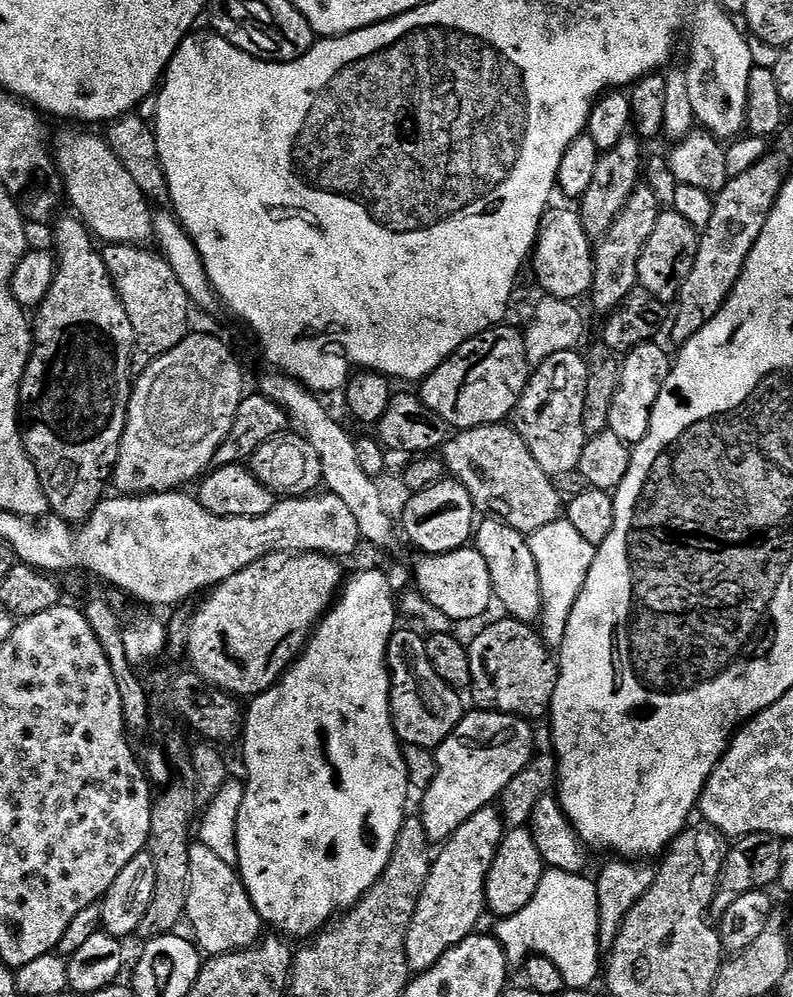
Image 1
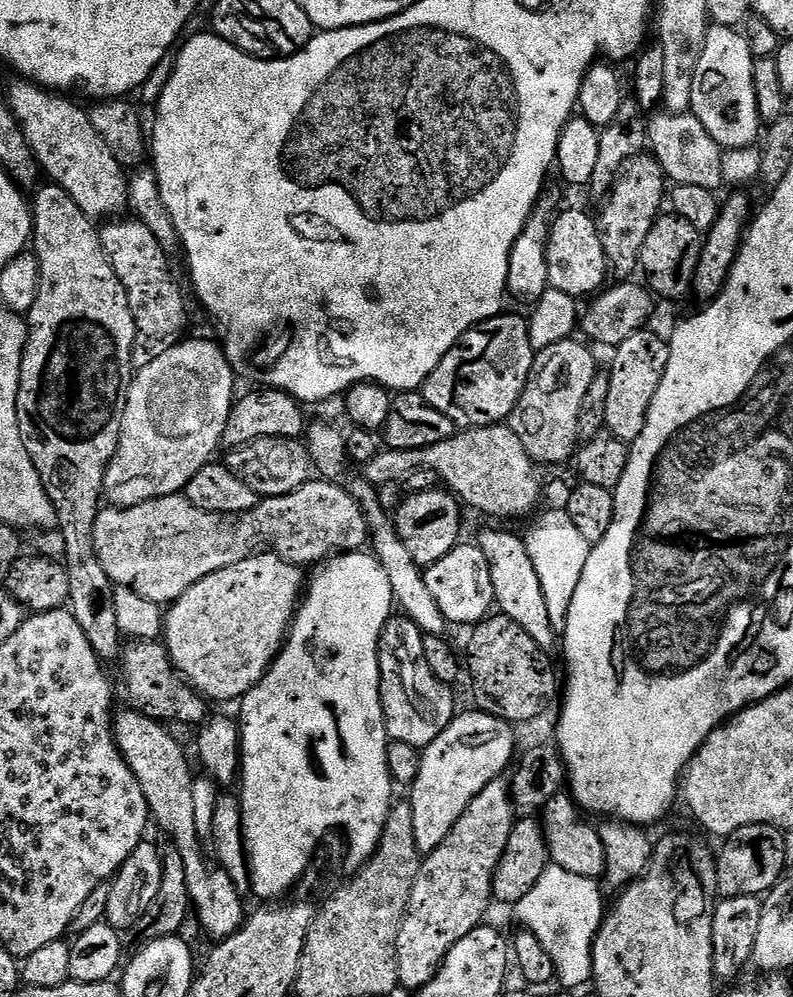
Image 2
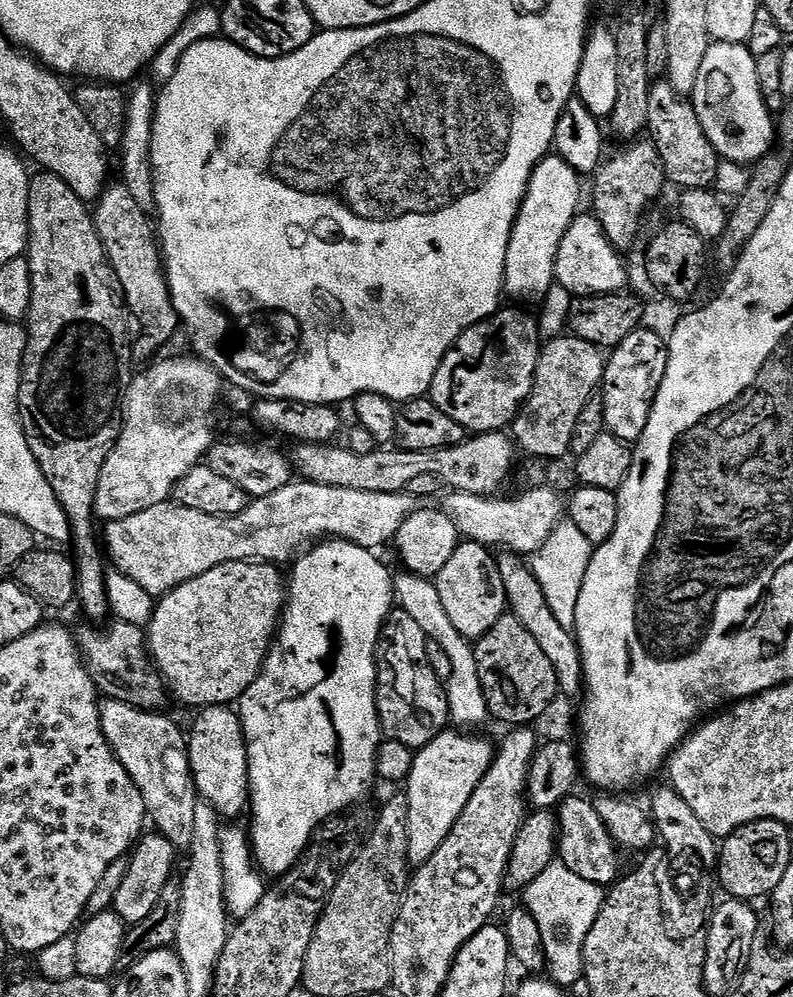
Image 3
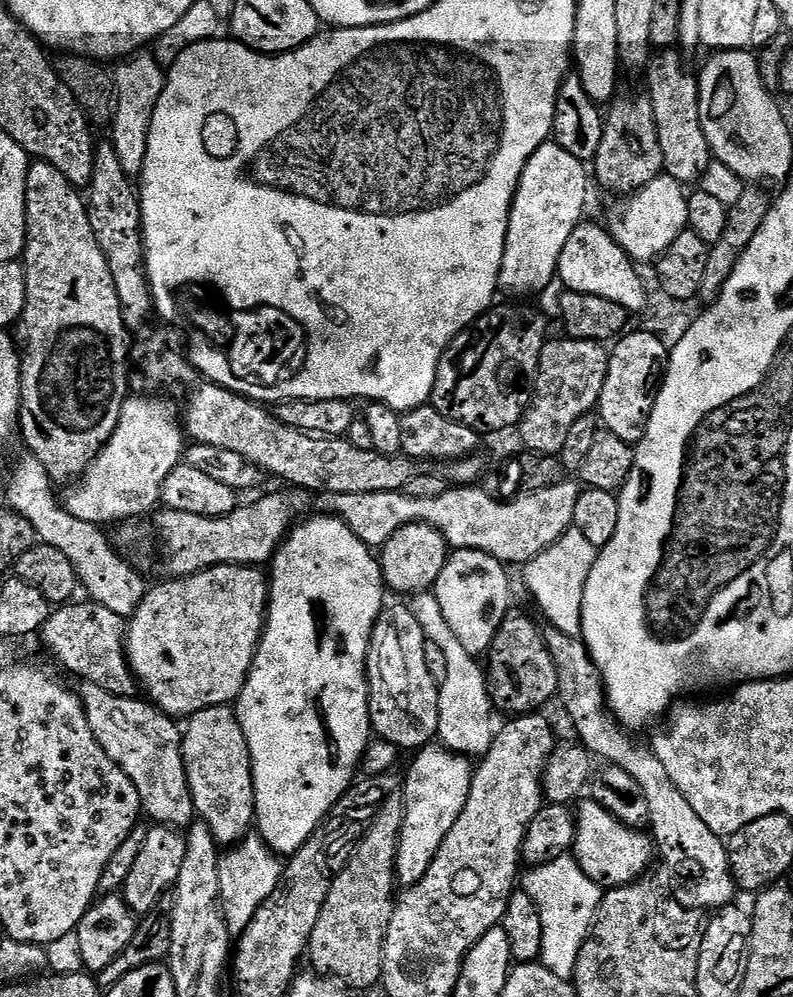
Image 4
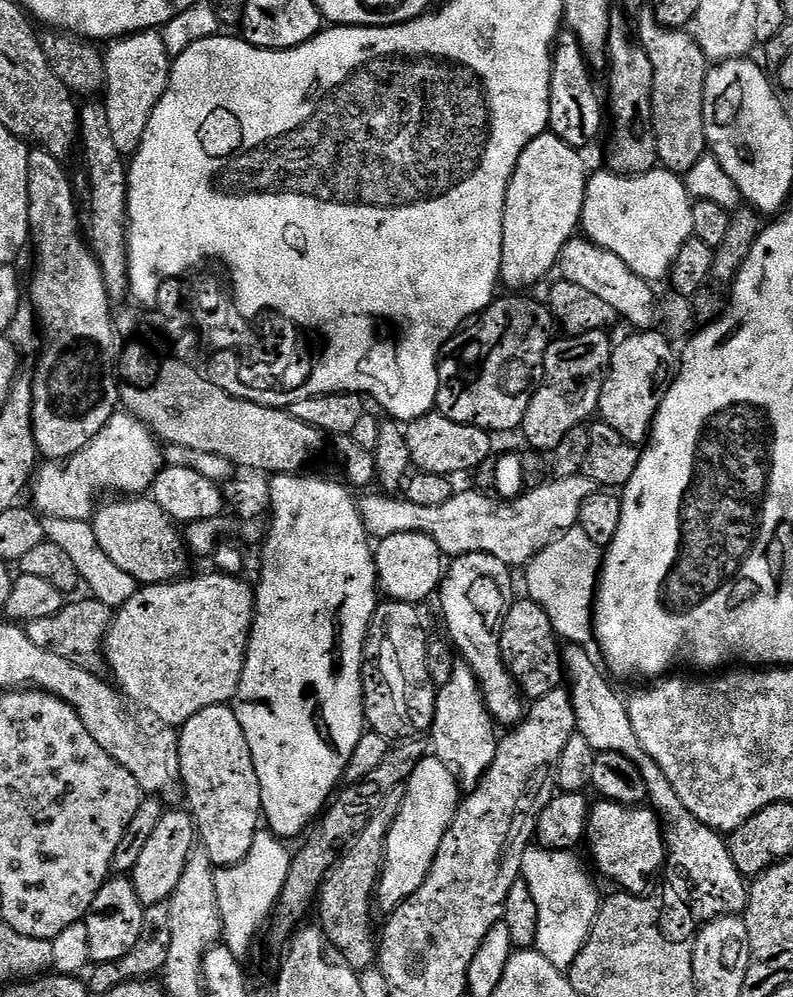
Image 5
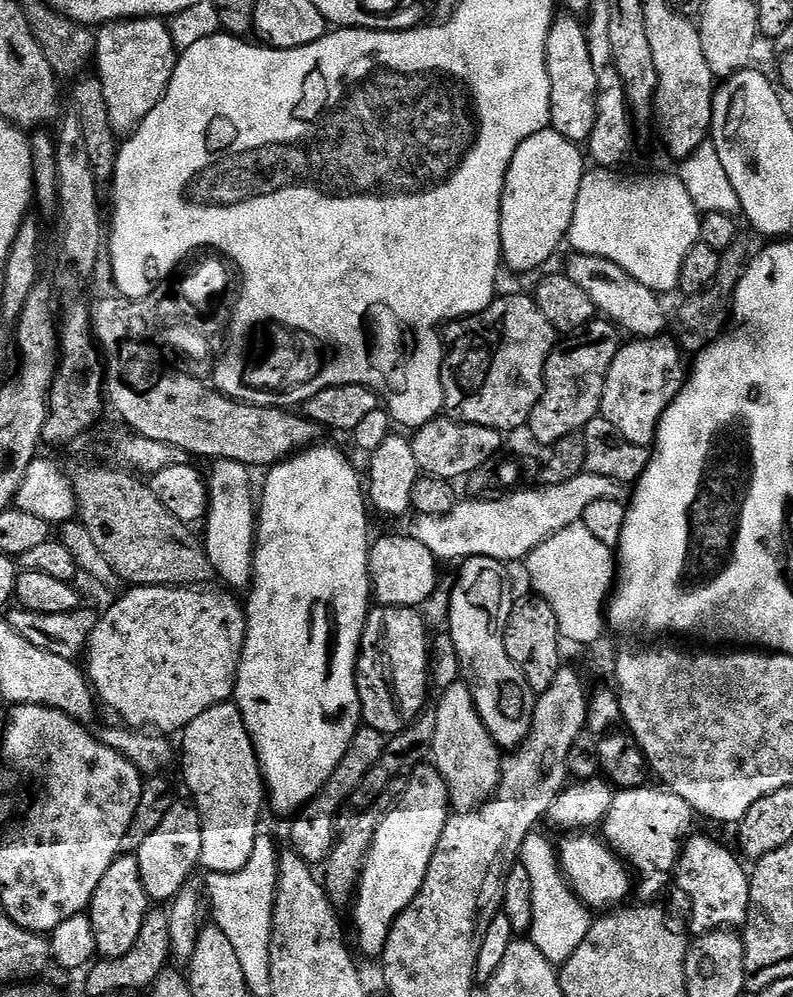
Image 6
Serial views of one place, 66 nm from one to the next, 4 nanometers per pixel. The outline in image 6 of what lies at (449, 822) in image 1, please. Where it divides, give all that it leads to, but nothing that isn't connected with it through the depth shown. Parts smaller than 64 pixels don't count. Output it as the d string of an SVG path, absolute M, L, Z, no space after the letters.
M428 762L421 763L411 769L407 780L408 785L400 801L380 817L380 825L364 865L360 867L354 903L351 905L352 920L357 928L355 947L376 958L383 957L388 931L399 918L400 912L406 910L406 906L410 906L418 894L426 878L430 858L434 858L438 838L442 838L442 830L450 815L446 782L435 766Z

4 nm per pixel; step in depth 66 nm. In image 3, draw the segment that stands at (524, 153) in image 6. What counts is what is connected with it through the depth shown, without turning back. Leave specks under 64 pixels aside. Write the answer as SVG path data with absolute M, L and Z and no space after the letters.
M555 154L545 156L531 174L527 194L520 204L512 225L504 267L504 289L507 295L522 300L541 301L555 285L558 246L570 222L579 213L581 175Z

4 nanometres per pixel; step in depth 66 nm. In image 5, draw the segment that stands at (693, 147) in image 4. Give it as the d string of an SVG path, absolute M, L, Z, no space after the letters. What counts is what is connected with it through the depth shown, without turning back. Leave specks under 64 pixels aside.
M651 10L639 13L640 32L638 28L638 43L646 50L646 58L654 66L654 90L652 91L652 121L654 134L658 142L658 161L668 171L686 174L709 151L710 145L706 138L704 125L704 87L708 77L710 62L706 54L698 46L695 35L691 31L679 28L667 28L656 20Z

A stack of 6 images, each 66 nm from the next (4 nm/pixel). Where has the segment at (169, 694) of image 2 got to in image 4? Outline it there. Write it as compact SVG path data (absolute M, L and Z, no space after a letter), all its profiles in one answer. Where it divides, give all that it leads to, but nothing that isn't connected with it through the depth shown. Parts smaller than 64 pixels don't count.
M76 603L59 605L50 614L42 629L45 646L56 655L66 671L81 676L79 679L83 683L102 686L102 690L110 690L110 694L136 696L138 681L136 673L128 665L128 626L125 617L114 614L114 610L106 610L106 606L101 604Z

